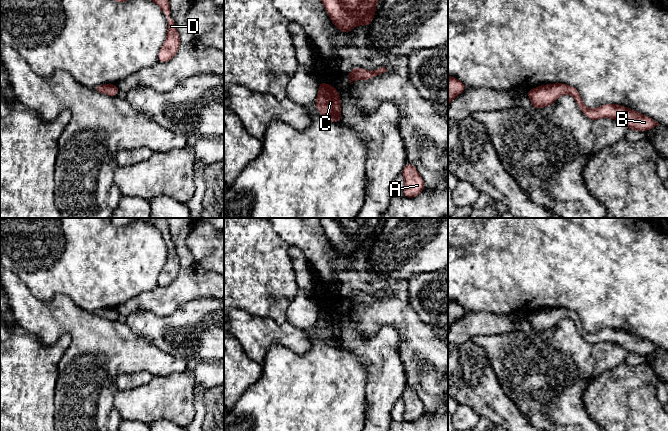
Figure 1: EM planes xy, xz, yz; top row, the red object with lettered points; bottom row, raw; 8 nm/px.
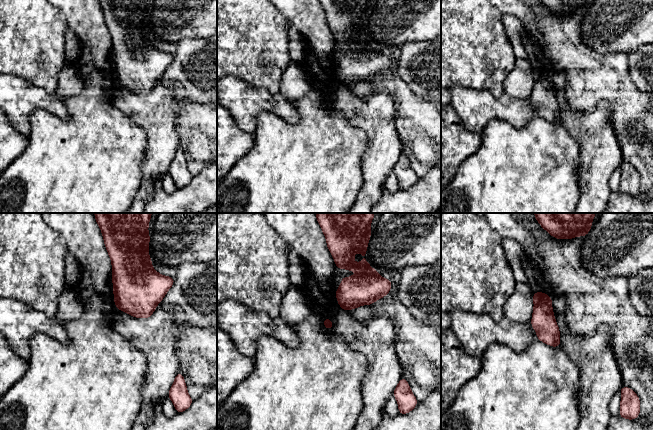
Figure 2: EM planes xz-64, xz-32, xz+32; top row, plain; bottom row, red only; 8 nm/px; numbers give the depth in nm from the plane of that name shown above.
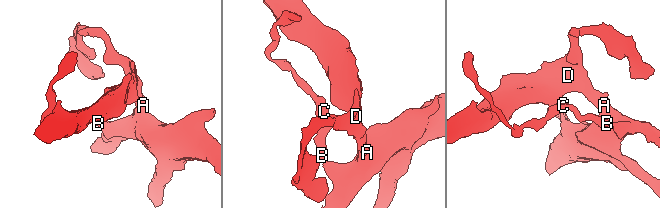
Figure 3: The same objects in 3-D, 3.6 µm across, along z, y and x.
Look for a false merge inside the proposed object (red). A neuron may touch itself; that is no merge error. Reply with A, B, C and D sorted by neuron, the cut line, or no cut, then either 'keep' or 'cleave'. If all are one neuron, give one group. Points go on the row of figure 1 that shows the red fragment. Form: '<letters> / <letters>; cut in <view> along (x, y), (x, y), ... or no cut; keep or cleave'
A B C D; no cut; keep

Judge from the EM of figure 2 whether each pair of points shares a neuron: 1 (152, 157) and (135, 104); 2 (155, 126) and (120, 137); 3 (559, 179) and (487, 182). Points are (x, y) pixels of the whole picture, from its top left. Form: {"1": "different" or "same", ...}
{"1": "same", "2": "different", "3": "same"}

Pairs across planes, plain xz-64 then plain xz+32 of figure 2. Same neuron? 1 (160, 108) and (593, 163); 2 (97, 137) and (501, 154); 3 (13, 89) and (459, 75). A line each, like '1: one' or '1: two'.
1: one
2: one
3: two

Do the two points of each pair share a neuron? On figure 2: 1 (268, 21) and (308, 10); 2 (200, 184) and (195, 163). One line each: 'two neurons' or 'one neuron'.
1: two neurons
2: two neurons

